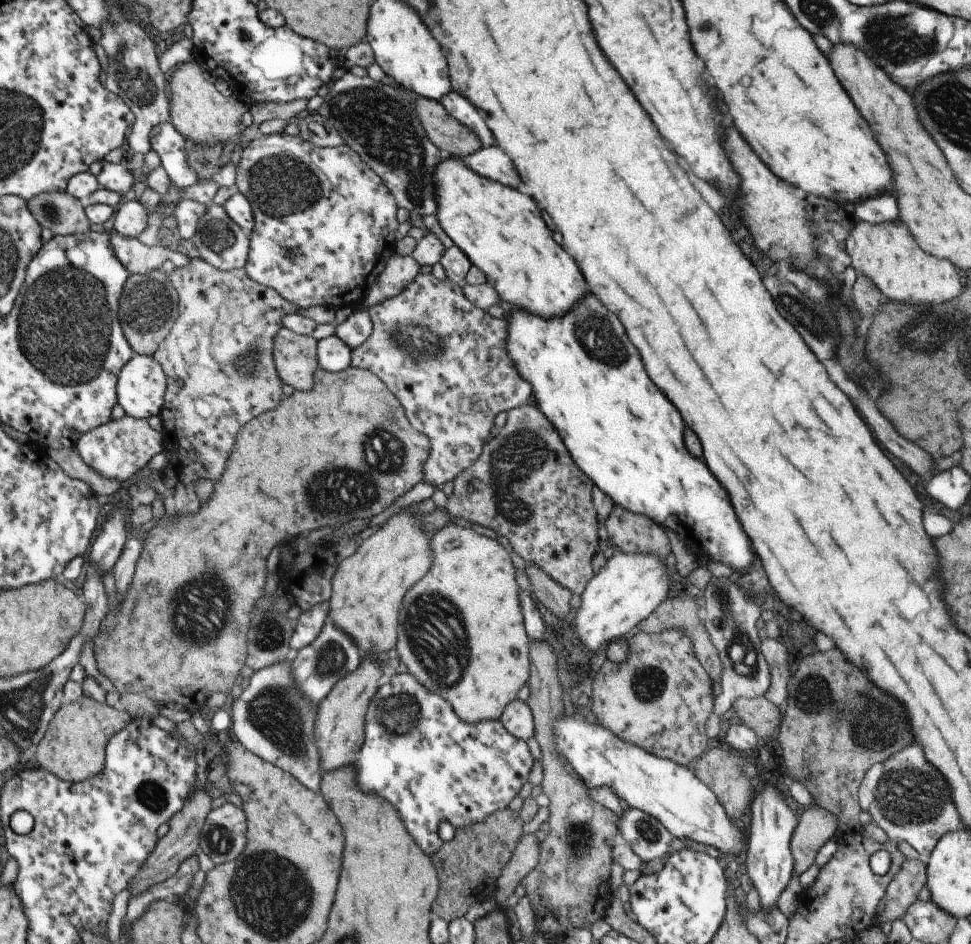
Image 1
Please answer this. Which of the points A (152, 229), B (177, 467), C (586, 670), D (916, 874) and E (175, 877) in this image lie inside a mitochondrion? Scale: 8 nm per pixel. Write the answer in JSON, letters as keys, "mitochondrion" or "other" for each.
{"A":"other","B":"other","C":"other","D":"other","E":"other"}

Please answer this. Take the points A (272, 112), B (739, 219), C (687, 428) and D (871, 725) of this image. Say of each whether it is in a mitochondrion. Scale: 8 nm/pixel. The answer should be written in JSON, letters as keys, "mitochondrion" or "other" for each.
{"A":"other","B":"other","C":"other","D":"mitochondrion"}

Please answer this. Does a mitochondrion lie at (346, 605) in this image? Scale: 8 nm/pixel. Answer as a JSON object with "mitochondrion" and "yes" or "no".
{"mitochondrion":"no"}

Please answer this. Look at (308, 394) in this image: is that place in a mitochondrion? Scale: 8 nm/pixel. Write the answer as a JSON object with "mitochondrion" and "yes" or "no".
{"mitochondrion":"no"}

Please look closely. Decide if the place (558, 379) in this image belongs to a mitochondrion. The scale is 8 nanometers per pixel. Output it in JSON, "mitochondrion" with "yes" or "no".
{"mitochondrion":"no"}

